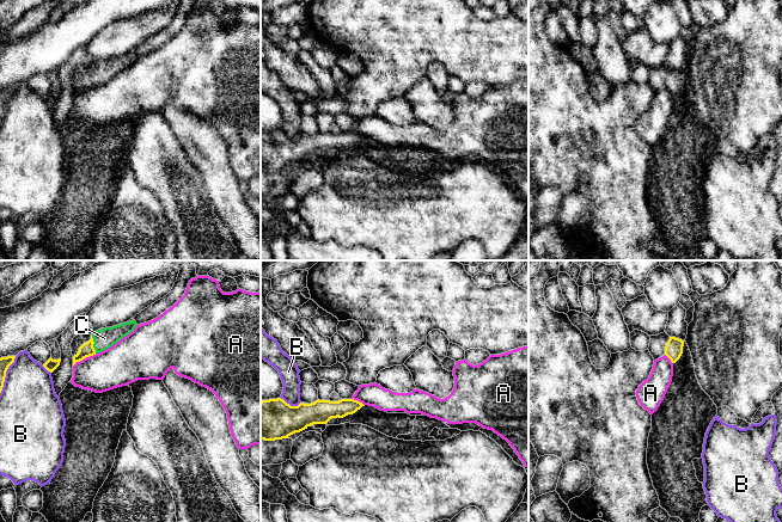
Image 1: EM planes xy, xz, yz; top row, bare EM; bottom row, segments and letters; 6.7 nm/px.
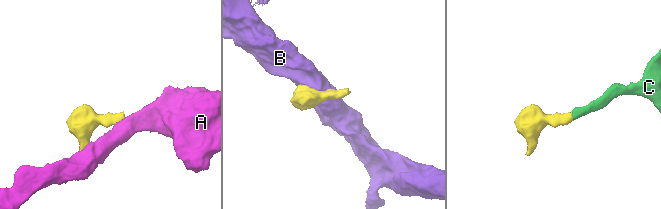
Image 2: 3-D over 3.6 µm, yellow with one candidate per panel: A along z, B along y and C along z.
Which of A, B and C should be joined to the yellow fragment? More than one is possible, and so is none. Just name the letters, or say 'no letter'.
C

